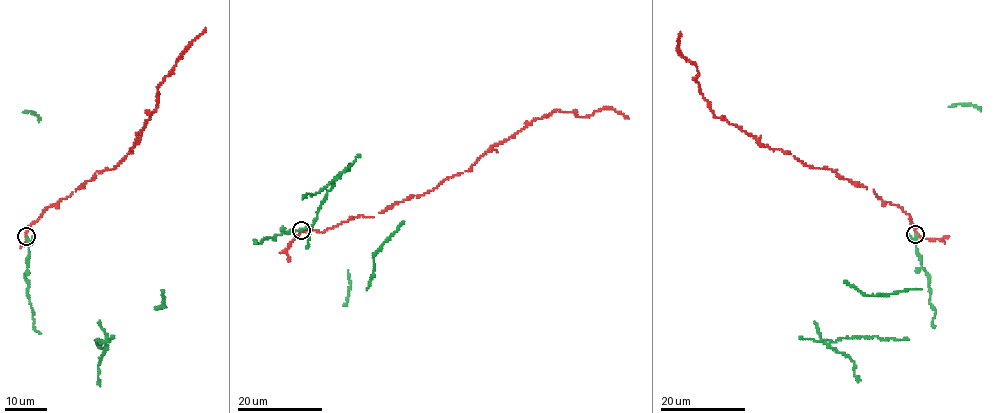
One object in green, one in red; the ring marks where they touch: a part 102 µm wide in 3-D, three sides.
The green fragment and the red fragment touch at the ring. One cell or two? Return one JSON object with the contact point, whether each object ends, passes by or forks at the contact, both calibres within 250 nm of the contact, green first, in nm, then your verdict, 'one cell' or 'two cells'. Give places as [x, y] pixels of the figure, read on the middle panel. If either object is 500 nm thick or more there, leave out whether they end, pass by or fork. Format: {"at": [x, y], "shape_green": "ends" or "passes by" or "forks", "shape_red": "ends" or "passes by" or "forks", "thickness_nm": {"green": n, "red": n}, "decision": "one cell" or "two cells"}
{"at": [301, 230], "shape_green": "ends", "shape_red": "passes by", "thickness_nm": {"green": 240, "red": 160}, "decision": "two cells"}

